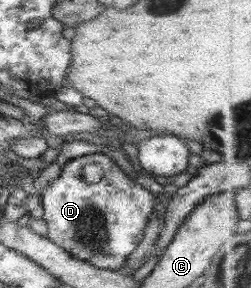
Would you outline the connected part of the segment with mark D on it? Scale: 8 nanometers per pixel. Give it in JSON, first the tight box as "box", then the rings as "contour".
{"box":[39,152,156,271],"contour":[[[101,152],[67,160],[58,177],[39,195],[43,210],[41,219],[47,225],[46,239],[66,251],[72,258],[107,271],[120,271],[126,266],[127,256],[134,252],[144,238],[147,220],[156,204],[155,196],[150,191],[135,183],[133,177],[127,175],[111,158]]]}

